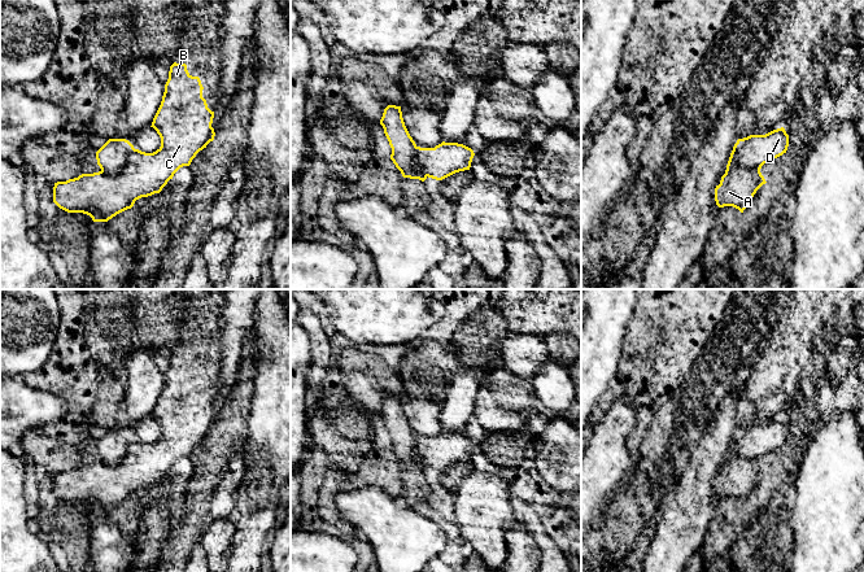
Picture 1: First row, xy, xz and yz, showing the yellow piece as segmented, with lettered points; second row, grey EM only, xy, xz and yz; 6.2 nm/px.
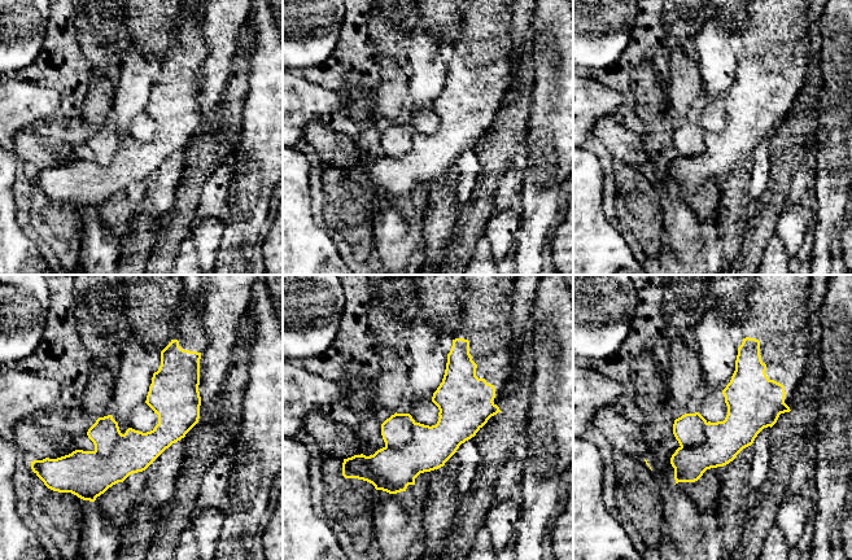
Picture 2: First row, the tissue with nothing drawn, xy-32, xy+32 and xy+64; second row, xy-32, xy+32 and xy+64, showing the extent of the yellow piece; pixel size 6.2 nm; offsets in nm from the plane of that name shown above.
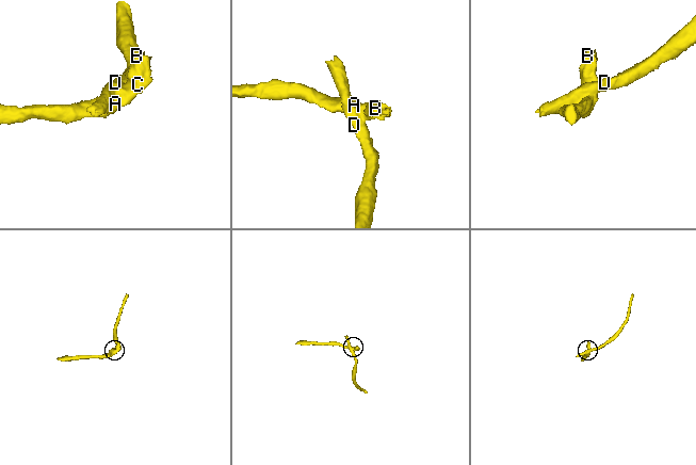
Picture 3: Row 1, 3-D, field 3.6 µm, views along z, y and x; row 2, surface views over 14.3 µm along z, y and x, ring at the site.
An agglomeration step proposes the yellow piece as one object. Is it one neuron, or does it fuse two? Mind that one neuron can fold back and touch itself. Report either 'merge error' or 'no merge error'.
merge error

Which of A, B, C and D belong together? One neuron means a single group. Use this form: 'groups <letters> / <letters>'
groups A B C / D

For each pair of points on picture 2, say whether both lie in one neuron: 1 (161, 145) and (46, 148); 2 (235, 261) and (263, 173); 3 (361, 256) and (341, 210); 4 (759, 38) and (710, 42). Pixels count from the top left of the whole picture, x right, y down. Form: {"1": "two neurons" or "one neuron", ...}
{"1": "two neurons", "2": "one neuron", "3": "one neuron", "4": "two neurons"}

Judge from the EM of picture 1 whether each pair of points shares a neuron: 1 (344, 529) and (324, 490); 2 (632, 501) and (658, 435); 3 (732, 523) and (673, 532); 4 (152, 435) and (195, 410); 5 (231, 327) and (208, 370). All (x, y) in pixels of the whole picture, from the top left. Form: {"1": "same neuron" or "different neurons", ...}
{"1": "same neuron", "2": "same neuron", "3": "different neurons", "4": "different neurons", "5": "different neurons"}

